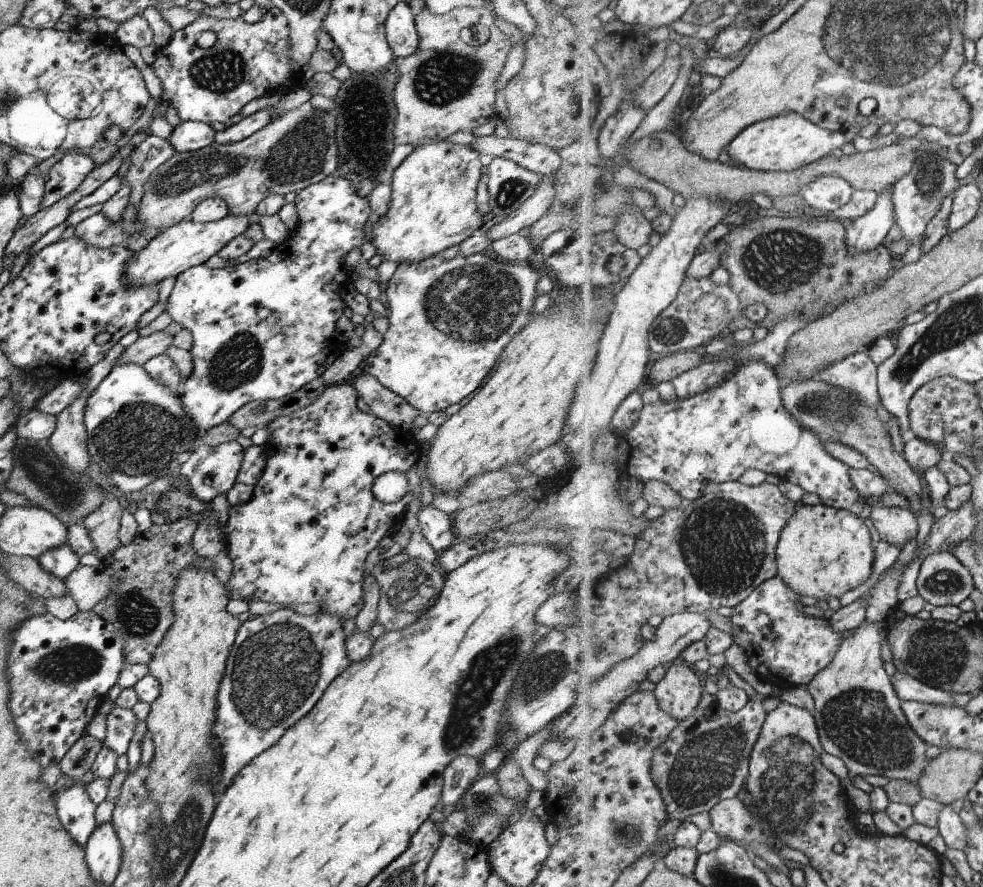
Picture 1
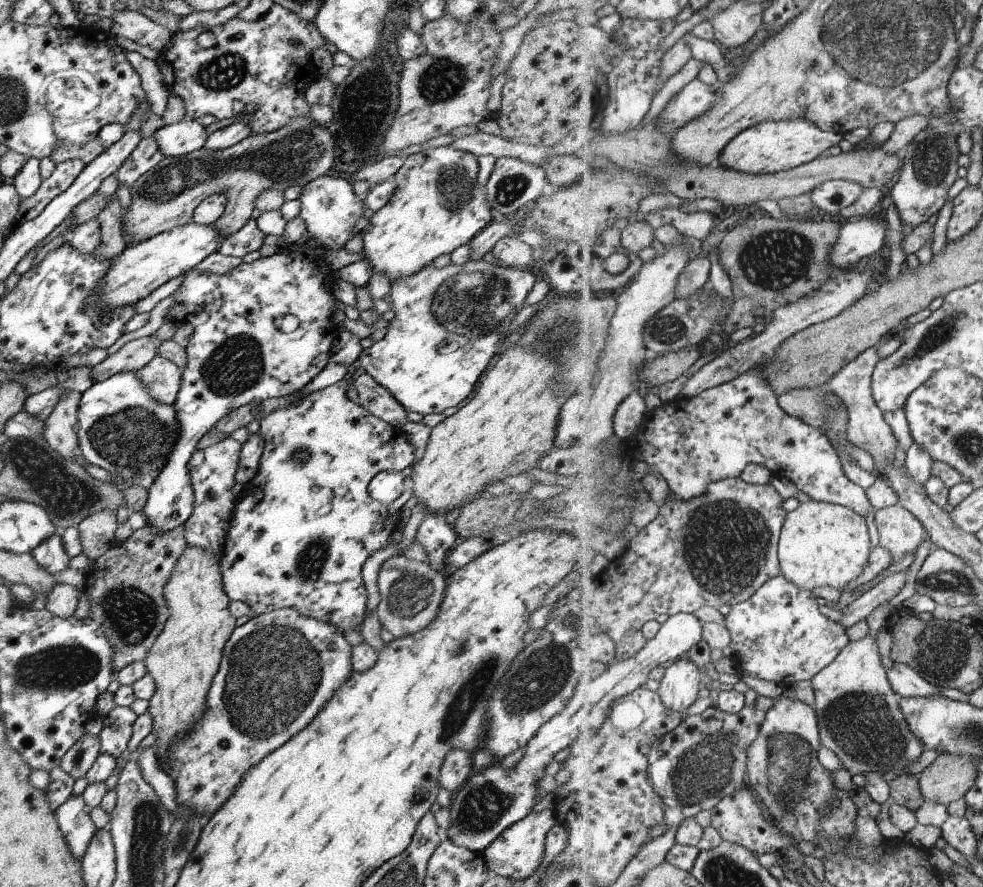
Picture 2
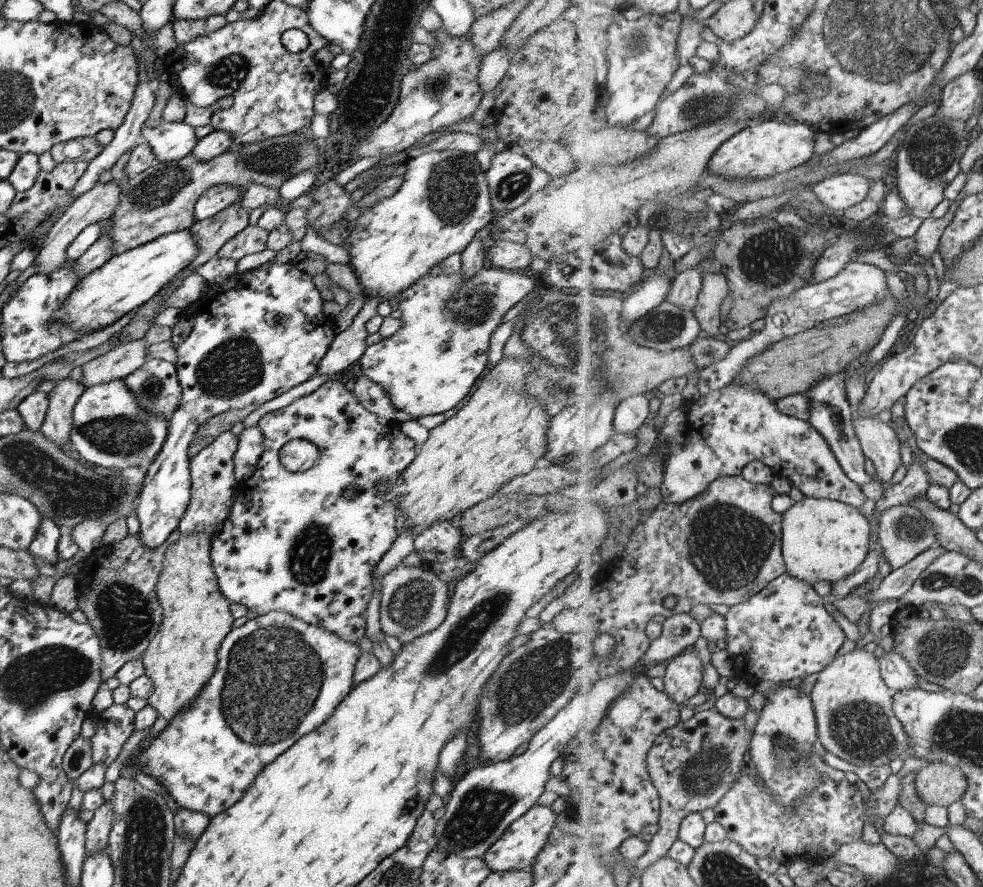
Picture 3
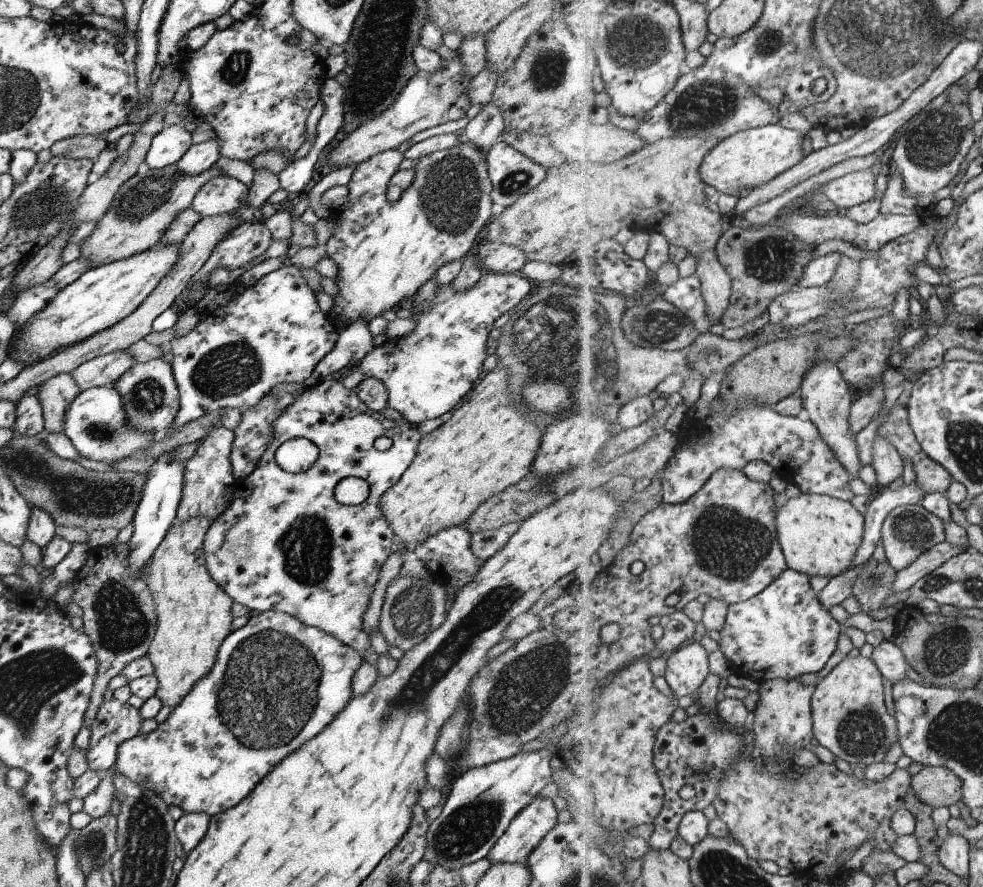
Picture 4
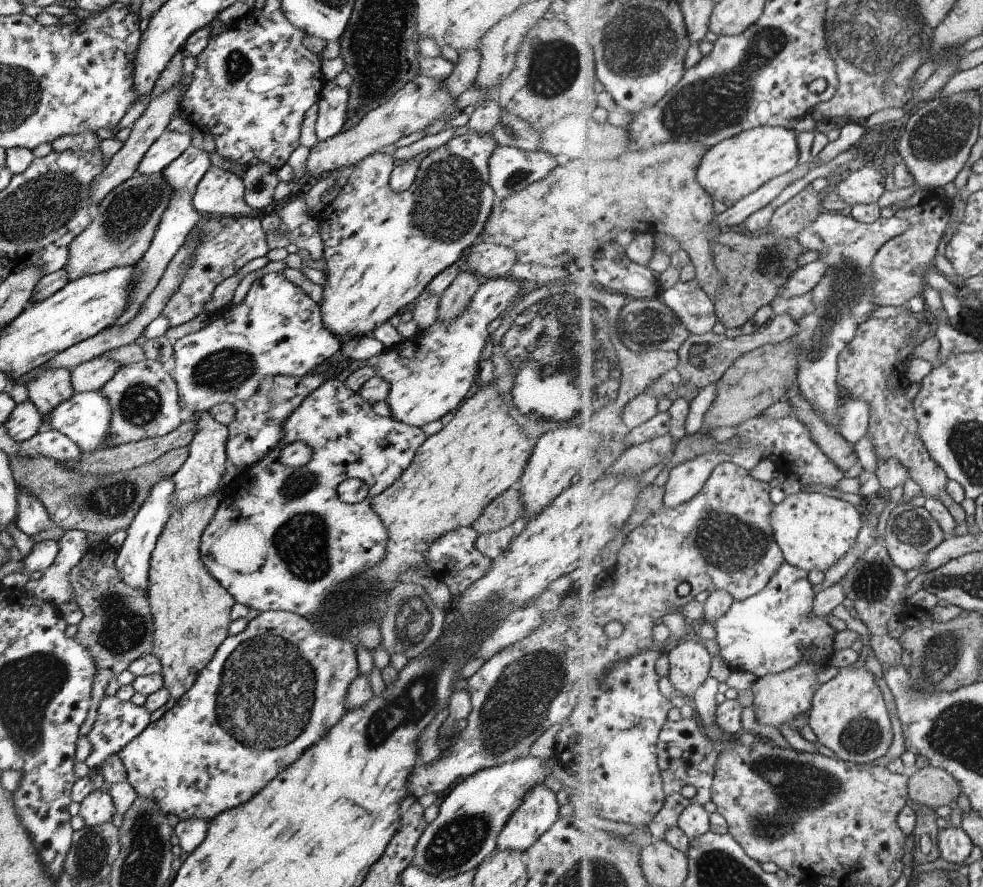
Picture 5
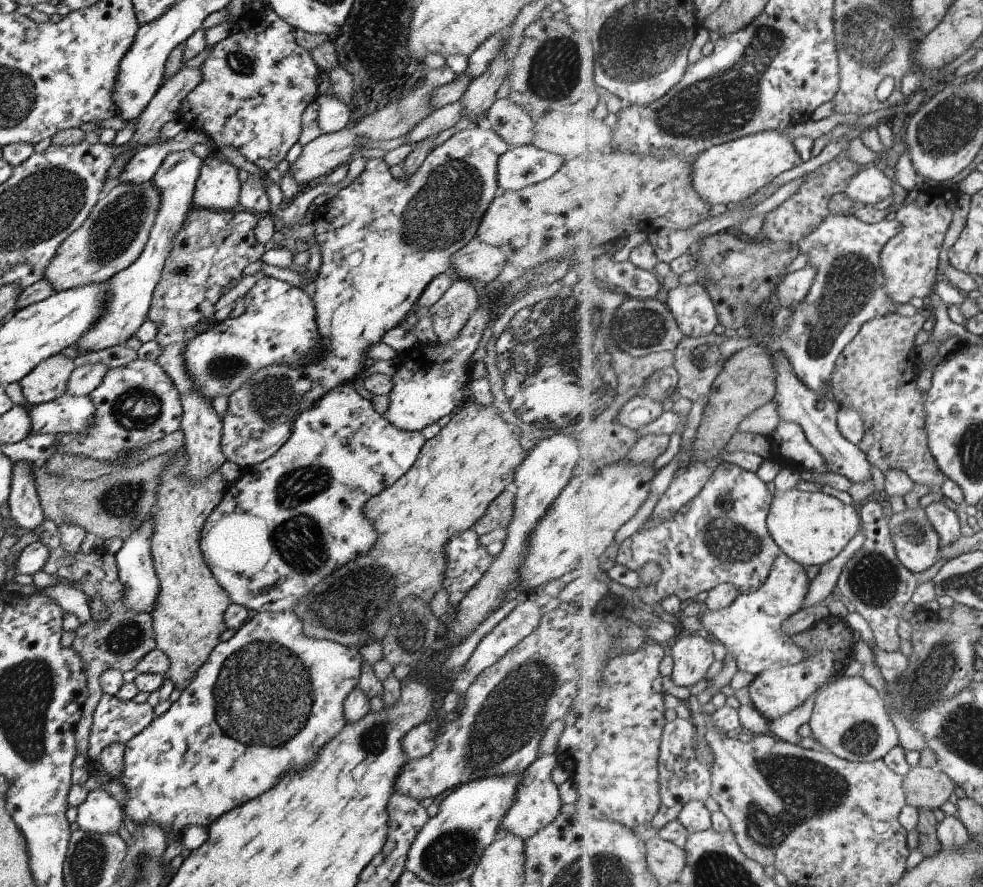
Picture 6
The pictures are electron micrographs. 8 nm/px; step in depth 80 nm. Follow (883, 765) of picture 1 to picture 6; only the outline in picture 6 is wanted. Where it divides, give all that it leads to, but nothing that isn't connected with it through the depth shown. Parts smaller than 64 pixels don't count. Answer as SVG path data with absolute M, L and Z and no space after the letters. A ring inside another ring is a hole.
M855 669L839 675L837 680L821 688L809 722L811 738L825 750L848 761L873 762L884 759L899 744L897 728L891 722L885 703L879 691Z

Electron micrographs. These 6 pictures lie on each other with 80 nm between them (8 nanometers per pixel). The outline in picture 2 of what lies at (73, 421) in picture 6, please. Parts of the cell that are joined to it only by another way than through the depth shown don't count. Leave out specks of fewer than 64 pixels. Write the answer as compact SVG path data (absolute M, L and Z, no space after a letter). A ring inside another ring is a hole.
M131 371L117 373L105 380L93 383L82 392L77 405L77 450L85 458L86 462L99 466L108 473L117 474L123 480L128 474L148 472L152 476L162 467L166 461L169 449L172 447L178 428L174 415L174 408L169 405L160 405L157 398L153 398L147 388Z

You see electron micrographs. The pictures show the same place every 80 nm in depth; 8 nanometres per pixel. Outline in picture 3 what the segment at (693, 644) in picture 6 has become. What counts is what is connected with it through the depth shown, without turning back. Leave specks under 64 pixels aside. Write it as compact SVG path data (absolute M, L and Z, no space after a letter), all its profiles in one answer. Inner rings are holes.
M693 649L683 651L667 663L663 682L665 692L680 705L704 691L705 657Z

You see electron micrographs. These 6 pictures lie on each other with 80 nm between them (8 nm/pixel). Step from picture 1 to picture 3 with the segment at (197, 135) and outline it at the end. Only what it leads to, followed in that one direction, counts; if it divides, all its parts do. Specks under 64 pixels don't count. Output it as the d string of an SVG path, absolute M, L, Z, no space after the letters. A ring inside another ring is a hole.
M161 121L153 128L147 128L144 122L140 134L149 145L155 162L165 164L182 159L191 153L191 149L198 141L193 133L193 127L183 121L178 123Z

